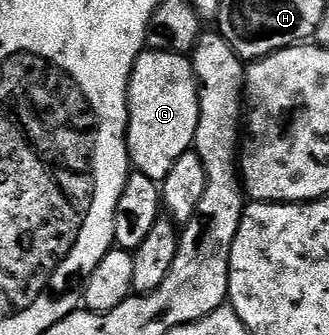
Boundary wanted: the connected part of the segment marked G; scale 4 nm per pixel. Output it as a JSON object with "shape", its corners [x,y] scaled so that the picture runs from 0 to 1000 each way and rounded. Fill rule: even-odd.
{"shape":[[[429,155],[389,236],[389,460],[410,510],[492,543],[529,484],[587,439],[608,349],[596,206],[571,167]]]}

